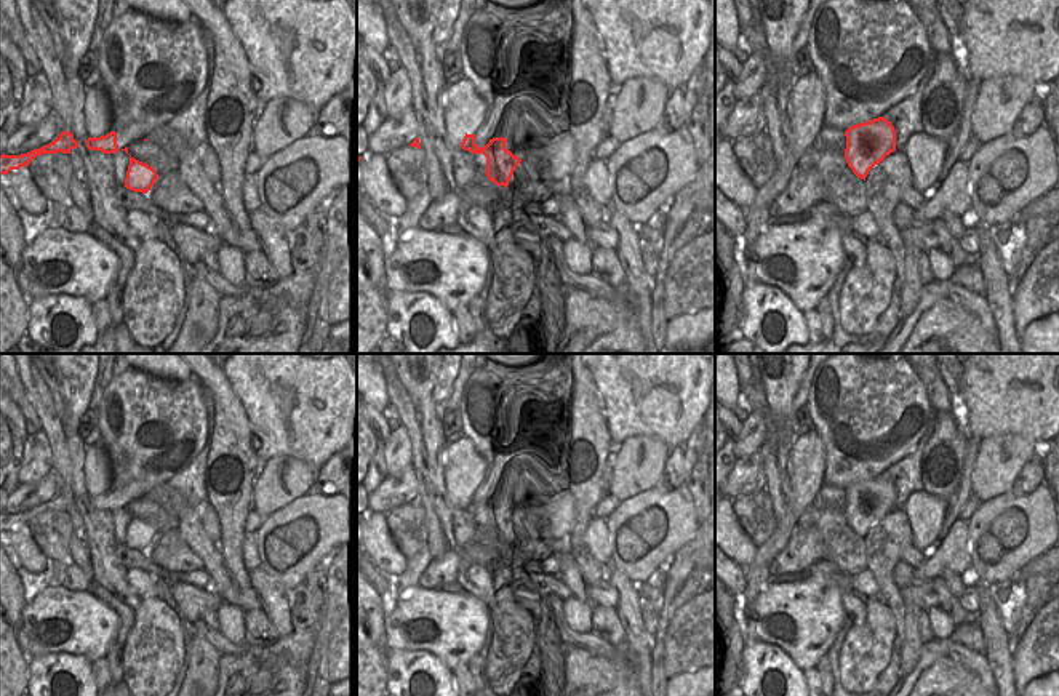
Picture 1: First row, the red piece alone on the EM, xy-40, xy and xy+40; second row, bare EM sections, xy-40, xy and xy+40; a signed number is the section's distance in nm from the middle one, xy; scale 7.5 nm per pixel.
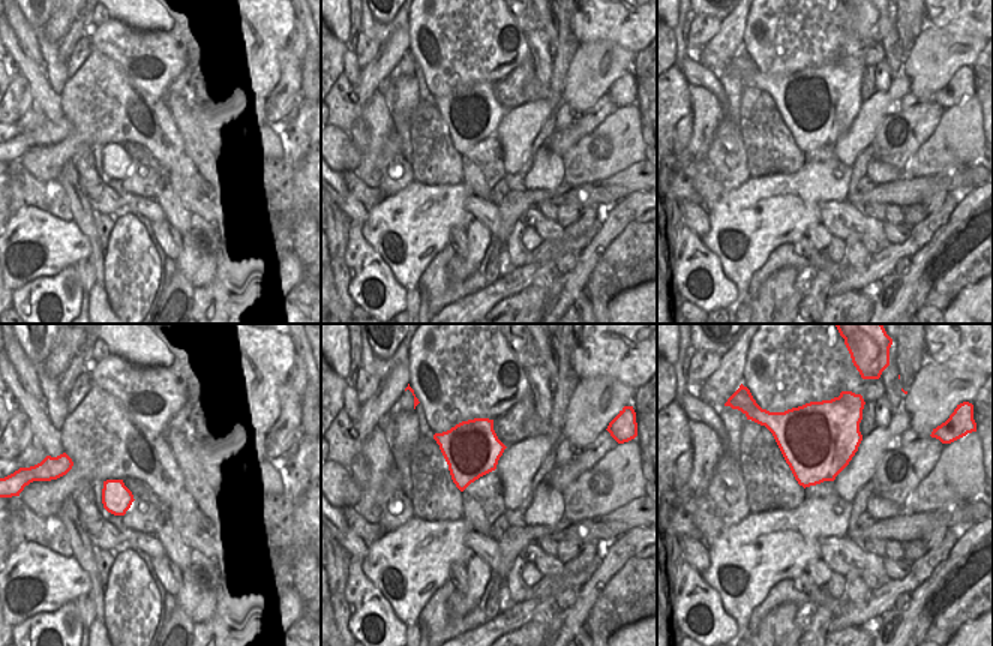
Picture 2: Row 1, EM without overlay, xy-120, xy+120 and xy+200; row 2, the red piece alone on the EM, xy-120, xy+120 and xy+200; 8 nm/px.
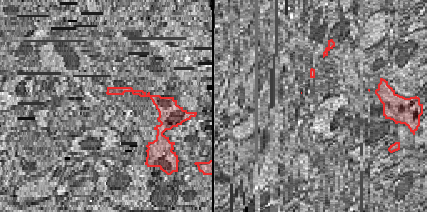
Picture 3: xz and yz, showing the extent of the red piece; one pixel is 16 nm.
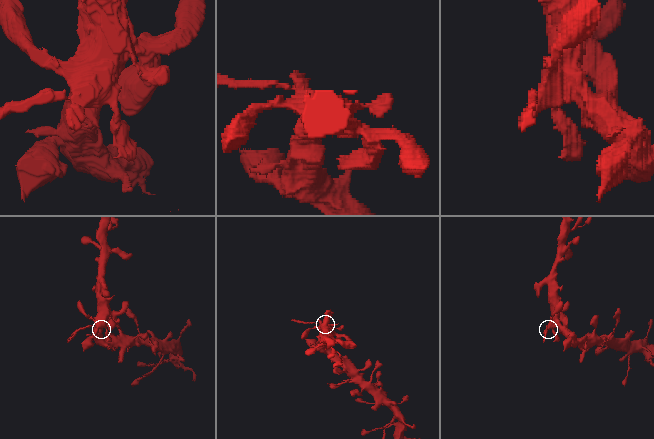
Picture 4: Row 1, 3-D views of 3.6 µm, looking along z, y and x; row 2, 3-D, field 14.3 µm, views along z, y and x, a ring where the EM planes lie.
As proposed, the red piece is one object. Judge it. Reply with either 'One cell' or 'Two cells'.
Two cells.

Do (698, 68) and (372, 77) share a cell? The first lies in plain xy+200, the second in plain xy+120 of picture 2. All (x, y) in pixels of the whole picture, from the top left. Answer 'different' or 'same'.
different

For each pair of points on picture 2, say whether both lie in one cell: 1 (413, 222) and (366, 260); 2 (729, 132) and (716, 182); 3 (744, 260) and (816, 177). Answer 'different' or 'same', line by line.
1: different
2: same
3: same

